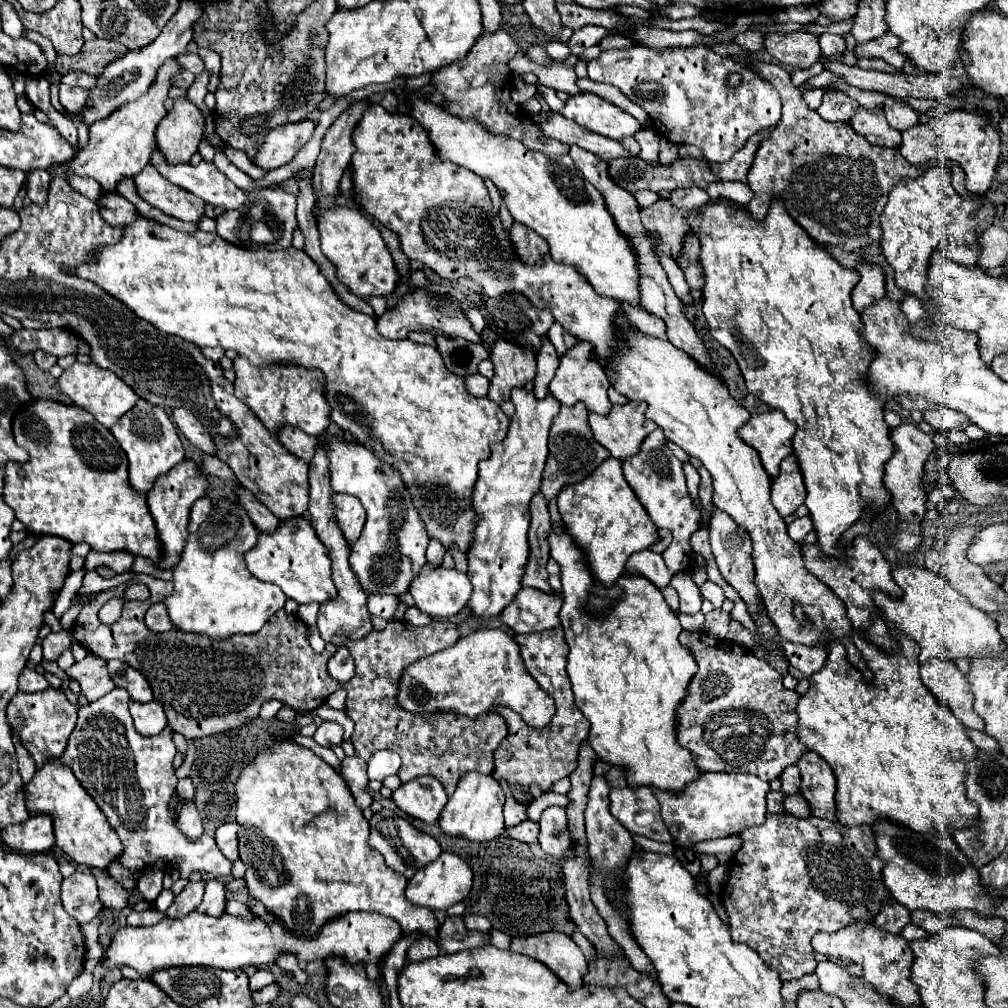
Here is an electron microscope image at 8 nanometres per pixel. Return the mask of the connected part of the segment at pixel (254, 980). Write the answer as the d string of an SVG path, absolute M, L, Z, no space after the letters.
M260 968L260 970L250 978L250 988L252 988L252 990L258 990L258 988L264 988L264 986L272 984L274 980L276 980L276 976L274 976L270 970Z

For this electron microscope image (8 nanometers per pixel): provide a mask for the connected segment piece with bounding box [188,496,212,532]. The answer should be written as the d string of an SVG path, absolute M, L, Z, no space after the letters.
M208 496L196 500L194 506L192 506L192 512L190 512L190 526L188 526L188 530L190 530L190 532L196 532L198 526L200 526L200 524L206 520L206 516L210 514L210 510L212 510L212 500L210 500Z

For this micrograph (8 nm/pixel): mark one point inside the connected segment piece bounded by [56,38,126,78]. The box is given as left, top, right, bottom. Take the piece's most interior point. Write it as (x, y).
(95, 55)

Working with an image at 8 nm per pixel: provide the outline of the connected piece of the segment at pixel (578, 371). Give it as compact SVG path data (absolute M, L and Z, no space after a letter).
M578 342L574 348L570 348L560 358L556 376L550 382L550 392L558 402L562 402L566 406L574 406L578 400L582 400L590 412L598 412L598 414L608 414L612 408L610 400L608 400L608 388L610 388L610 382L602 370L600 362L596 360L596 346L592 346L590 342Z

